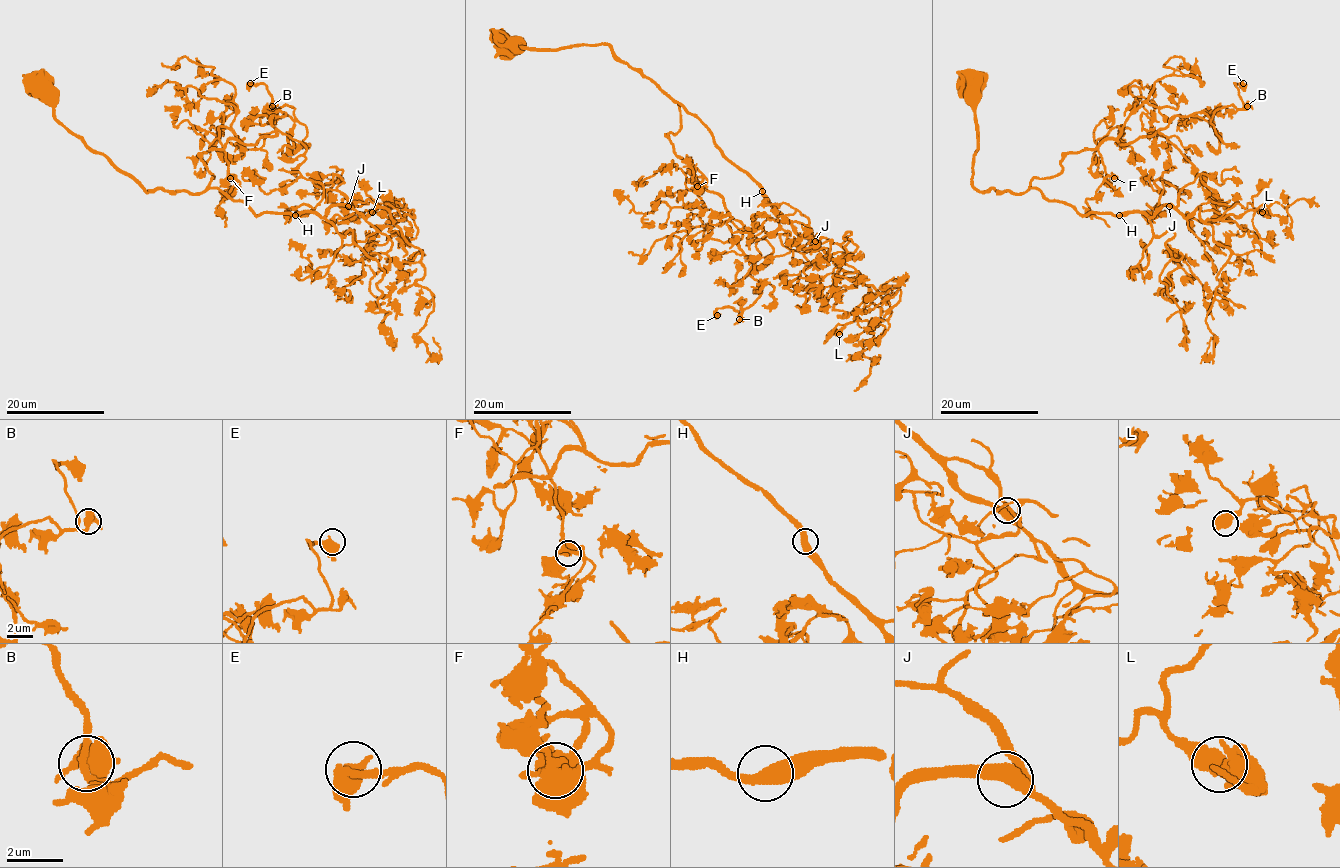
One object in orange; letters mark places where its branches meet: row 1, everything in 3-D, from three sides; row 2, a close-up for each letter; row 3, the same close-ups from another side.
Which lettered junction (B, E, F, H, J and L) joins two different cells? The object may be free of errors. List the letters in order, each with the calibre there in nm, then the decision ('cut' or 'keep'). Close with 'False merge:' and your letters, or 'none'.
B: 550 nm | keep
E: 550 nm | keep
F: 550 nm | keep
H: 480 nm | keep
J: 550 nm | keep
L: 550 nm | keep
False merge: none

